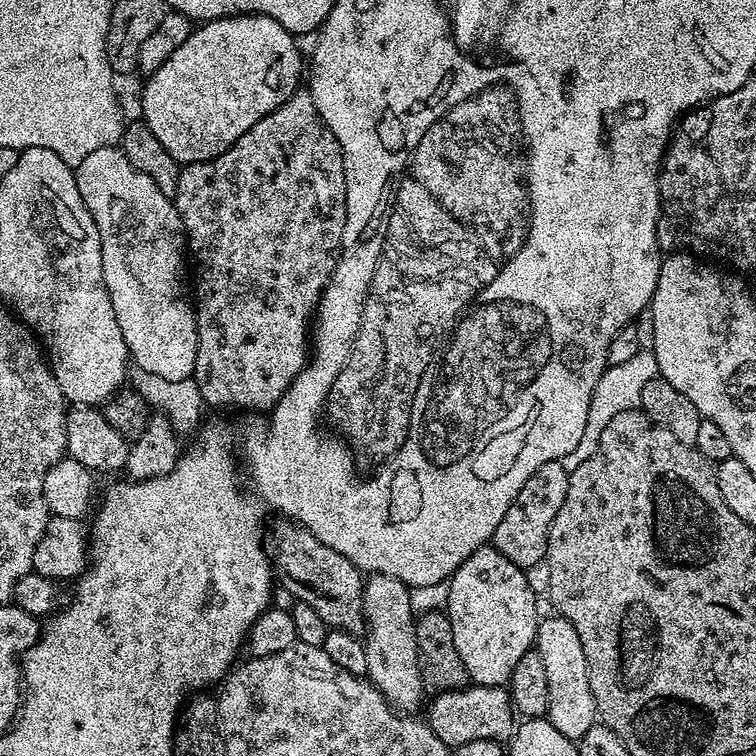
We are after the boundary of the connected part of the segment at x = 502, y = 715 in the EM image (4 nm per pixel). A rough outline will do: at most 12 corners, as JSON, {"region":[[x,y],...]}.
{"region":[[508,689],[435,693],[426,723],[449,746],[507,741]]}

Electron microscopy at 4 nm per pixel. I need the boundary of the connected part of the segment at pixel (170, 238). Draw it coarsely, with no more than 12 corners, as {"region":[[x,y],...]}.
{"region":[[119,146],[75,165],[131,363],[198,358],[173,197]]}

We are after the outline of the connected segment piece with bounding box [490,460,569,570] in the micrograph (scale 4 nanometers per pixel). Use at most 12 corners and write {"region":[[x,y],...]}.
{"region":[[559,460],[526,478],[491,545],[519,568],[545,563],[566,502]]}

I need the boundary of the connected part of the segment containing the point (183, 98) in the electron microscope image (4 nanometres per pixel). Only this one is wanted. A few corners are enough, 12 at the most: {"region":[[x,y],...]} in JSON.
{"region":[[223,16],[145,79],[183,166],[230,150],[301,87],[296,36]]}

